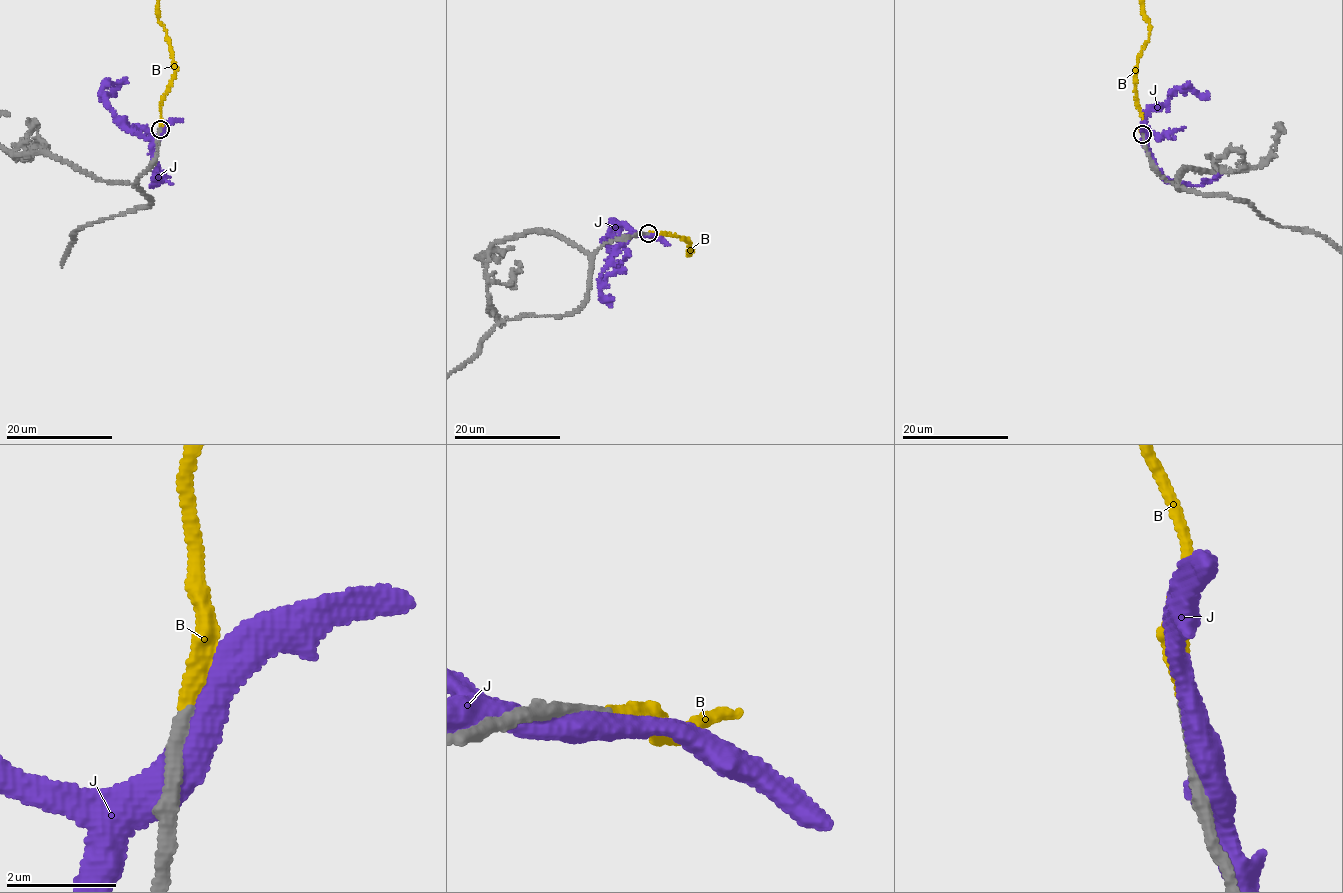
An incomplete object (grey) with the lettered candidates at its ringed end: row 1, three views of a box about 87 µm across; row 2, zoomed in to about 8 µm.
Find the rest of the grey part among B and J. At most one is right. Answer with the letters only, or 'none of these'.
B

